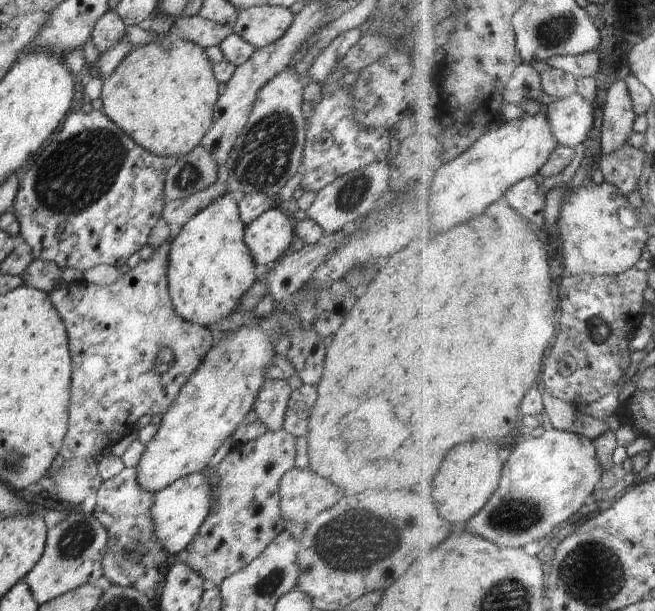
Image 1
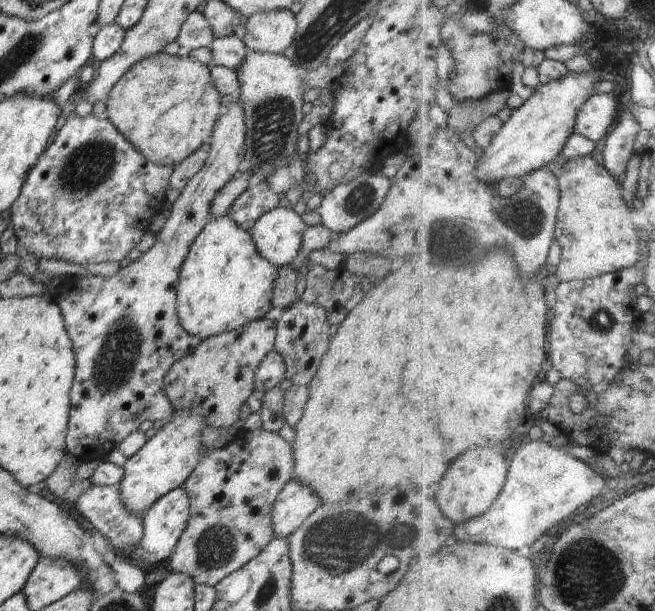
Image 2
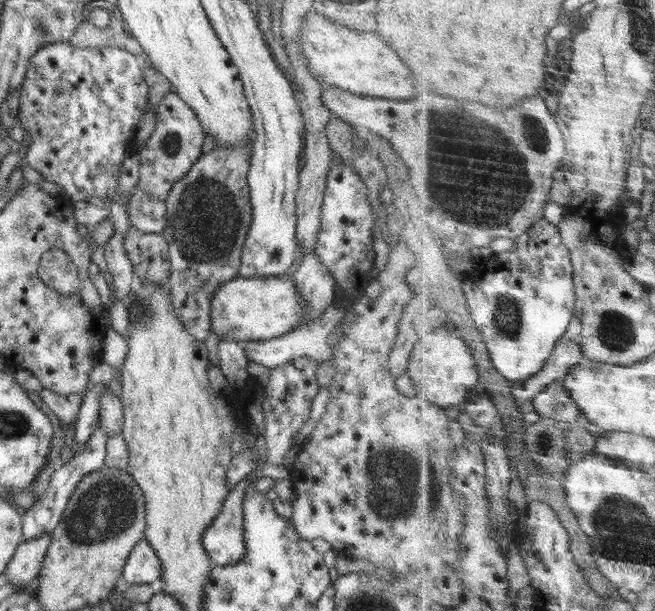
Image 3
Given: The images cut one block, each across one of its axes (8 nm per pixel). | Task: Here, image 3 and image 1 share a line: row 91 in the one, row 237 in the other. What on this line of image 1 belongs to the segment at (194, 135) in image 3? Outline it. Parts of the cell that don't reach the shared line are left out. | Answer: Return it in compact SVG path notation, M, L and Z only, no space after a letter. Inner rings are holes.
M176 230L166 242L154 248L148 260L140 261L134 268L119 277L108 286L96 286L85 280L80 282L58 283L49 292L50 302L54 305L60 320L64 323L72 363L71 397L68 409L68 430L64 435L64 444L60 448L60 456L64 458L64 466L55 472L52 489L59 498L72 502L78 507L90 494L96 494L102 484L98 472L98 456L100 452L110 448L123 436L136 430L136 422L143 416L166 414L182 385L190 380L192 373L200 366L203 356L214 344L214 336L208 327L188 322L179 317L174 310L167 282L168 252ZM170 348L174 353L174 363L164 374L156 372L156 356L160 350Z

